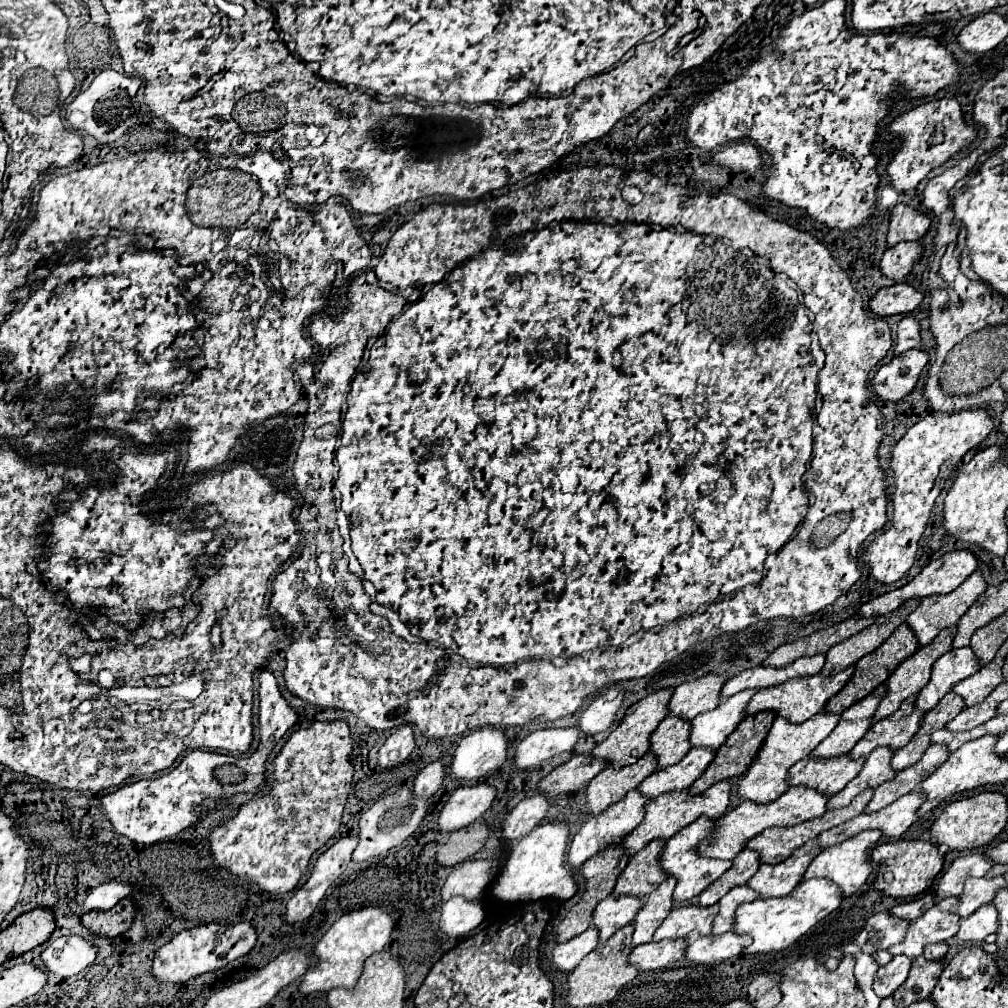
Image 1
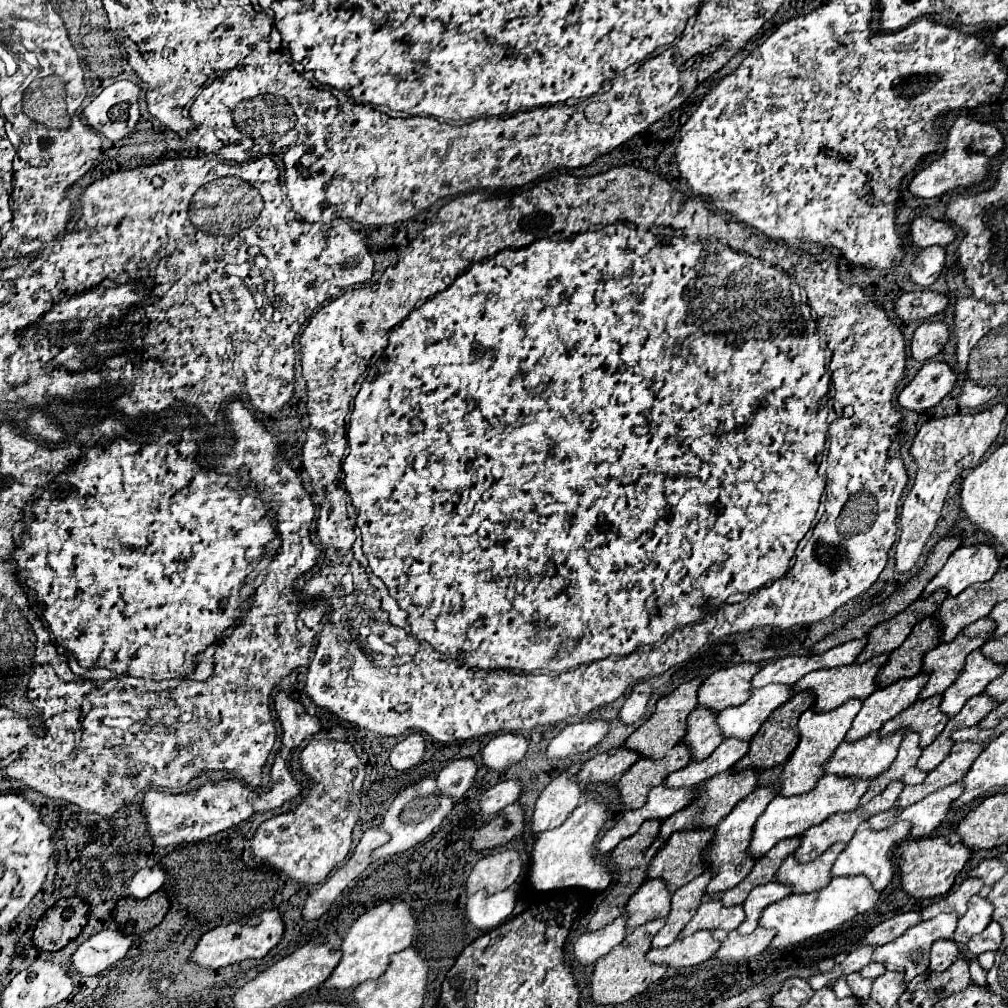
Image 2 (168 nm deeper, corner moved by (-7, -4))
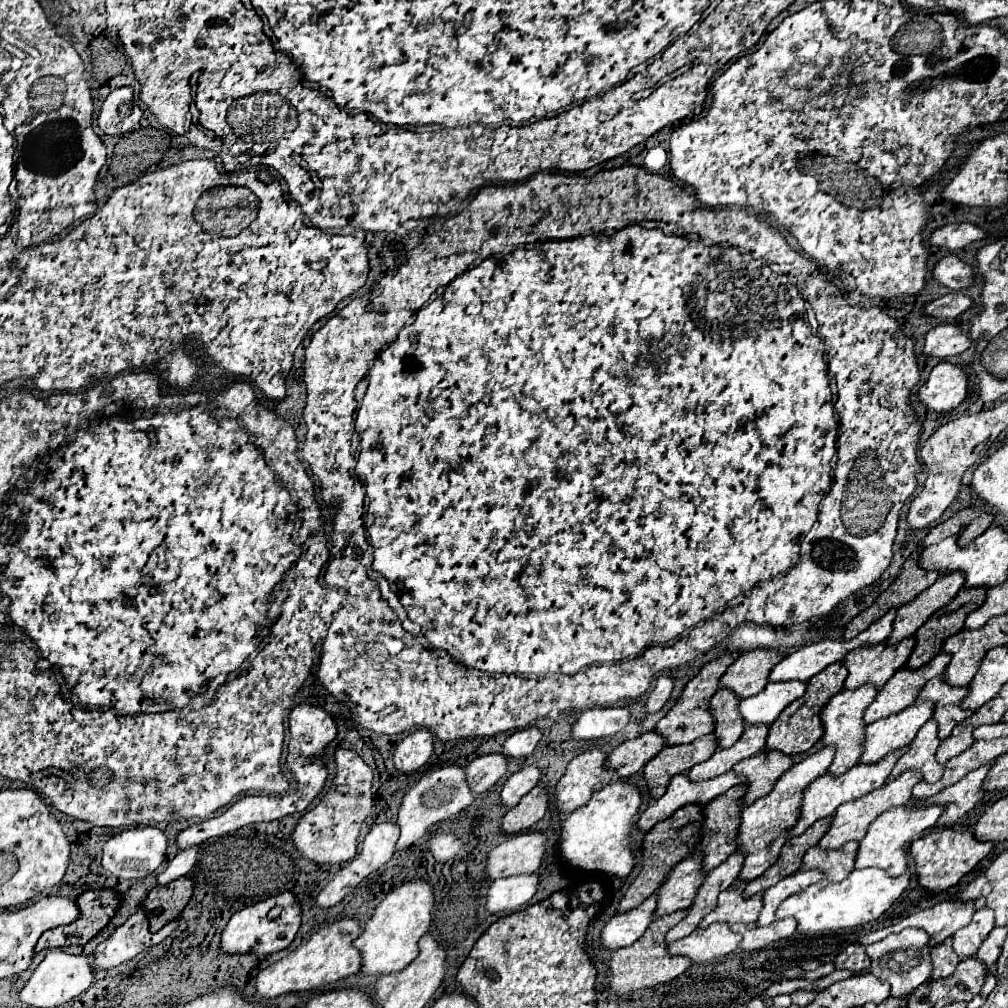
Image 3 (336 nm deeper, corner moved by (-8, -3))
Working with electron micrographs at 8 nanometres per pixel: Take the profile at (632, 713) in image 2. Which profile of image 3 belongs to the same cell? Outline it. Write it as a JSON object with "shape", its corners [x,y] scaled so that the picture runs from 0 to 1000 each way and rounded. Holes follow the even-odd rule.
{"shape":[[[663,670],[653,672],[653,676],[651,676],[651,680],[649,680],[649,684],[647,684],[641,699],[639,699],[641,707],[651,707],[651,705],[655,705],[659,701],[659,697],[665,693],[667,680],[669,680],[667,672],[663,672]]]}

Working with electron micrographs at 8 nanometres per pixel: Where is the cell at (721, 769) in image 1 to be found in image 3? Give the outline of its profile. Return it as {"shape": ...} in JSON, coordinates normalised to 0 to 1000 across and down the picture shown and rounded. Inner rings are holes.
{"shape":[[[823,660],[819,662],[815,668],[808,670],[808,674],[804,674],[800,678],[800,689],[796,689],[796,693],[790,693],[788,697],[784,697],[774,711],[764,719],[762,725],[762,733],[760,733],[760,741],[758,745],[774,745],[780,749],[790,749],[790,747],[798,747],[802,745],[808,737],[812,737],[812,733],[815,731],[815,719],[813,719],[813,703],[815,699],[821,697],[821,693],[825,689],[829,689],[831,686],[835,686],[835,678],[839,674],[839,664],[835,660]]]}

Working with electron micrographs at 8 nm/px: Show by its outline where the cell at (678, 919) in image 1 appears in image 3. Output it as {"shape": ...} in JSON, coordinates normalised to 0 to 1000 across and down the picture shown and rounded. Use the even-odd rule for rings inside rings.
{"shape":[[[720,882],[716,888],[712,888],[712,898],[704,908],[696,912],[692,920],[700,920],[704,916],[716,914],[716,916],[750,916],[752,906],[756,900],[756,886],[738,892],[734,882]]]}

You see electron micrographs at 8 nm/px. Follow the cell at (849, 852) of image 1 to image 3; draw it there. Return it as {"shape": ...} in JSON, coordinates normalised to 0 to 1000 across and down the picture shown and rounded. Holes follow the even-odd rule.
{"shape":[[[885,801],[879,807],[871,809],[869,814],[863,816],[859,830],[853,834],[853,842],[849,848],[849,856],[847,862],[857,862],[857,860],[873,860],[877,864],[881,864],[881,868],[895,868],[899,864],[899,846],[901,840],[907,832],[911,832],[921,820],[929,818],[929,813],[933,811],[935,801],[919,801],[919,803],[911,803],[911,805],[899,805],[899,801]]]}

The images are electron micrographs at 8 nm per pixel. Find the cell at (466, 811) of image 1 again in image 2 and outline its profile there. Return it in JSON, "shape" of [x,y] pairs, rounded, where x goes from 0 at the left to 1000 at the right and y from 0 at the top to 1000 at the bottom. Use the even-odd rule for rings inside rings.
{"shape":[[[499,774],[493,780],[481,784],[477,788],[475,800],[479,808],[495,808],[501,800],[513,796],[513,792],[517,790],[517,776],[515,774]]]}

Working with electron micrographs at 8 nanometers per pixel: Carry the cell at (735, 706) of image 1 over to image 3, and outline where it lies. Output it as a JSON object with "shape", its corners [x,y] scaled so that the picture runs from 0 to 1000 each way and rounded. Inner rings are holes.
{"shape":[[[772,676],[762,678],[758,686],[748,691],[734,693],[732,705],[740,719],[764,719],[776,707],[780,699],[798,689],[800,678],[796,676]]]}

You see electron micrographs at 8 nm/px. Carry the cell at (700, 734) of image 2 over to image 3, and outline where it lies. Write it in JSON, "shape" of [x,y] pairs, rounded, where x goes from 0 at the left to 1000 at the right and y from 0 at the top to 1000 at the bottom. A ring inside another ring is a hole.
{"shape":[[[712,684],[704,693],[704,709],[708,711],[708,729],[712,741],[726,741],[738,725],[738,715],[730,703],[732,693],[724,684]]]}

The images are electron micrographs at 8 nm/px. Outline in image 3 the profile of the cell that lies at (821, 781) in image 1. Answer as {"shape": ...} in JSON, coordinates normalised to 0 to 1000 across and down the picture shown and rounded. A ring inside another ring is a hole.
{"shape":[[[905,697],[893,707],[859,719],[853,757],[871,757],[883,745],[899,741],[911,723],[925,711],[925,697]]]}

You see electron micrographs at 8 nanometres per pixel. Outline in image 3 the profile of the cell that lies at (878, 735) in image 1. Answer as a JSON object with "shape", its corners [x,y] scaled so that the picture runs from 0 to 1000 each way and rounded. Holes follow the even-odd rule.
{"shape":[[[937,672],[923,674],[915,686],[911,688],[909,695],[925,695],[927,707],[925,713],[931,717],[931,733],[938,733],[948,717],[956,715],[964,709],[964,705],[958,705],[952,701],[952,695],[958,691],[958,682],[942,682],[937,678]]]}

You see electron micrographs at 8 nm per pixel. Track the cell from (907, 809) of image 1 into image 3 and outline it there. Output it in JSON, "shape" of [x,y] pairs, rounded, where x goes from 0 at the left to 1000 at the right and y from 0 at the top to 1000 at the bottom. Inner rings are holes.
{"shape":[[[974,759],[970,763],[966,763],[964,767],[960,767],[952,777],[942,779],[938,783],[935,783],[931,789],[923,791],[927,793],[929,799],[937,799],[935,809],[931,811],[929,820],[938,820],[944,818],[950,811],[958,809],[972,793],[974,793],[974,775],[980,767],[982,759]]]}

